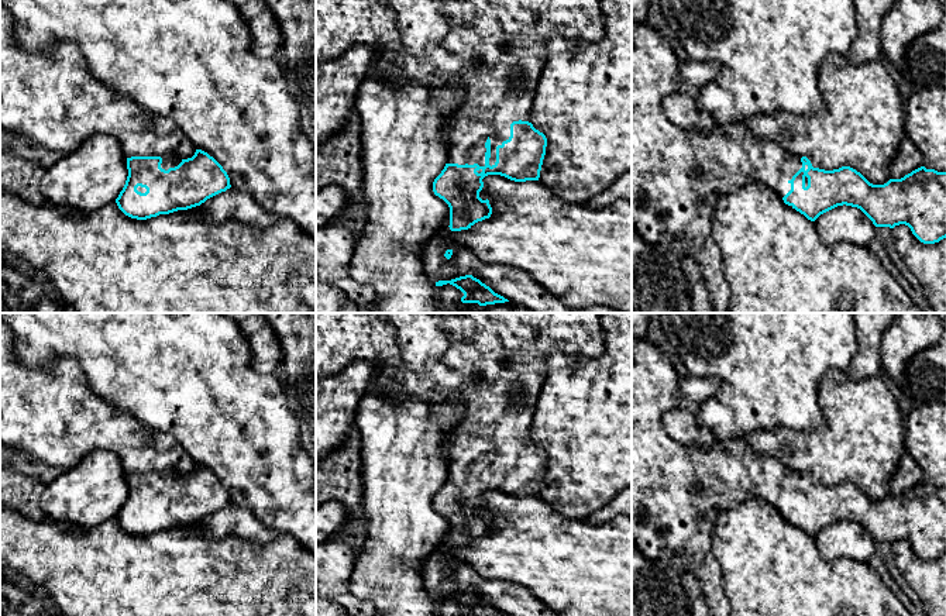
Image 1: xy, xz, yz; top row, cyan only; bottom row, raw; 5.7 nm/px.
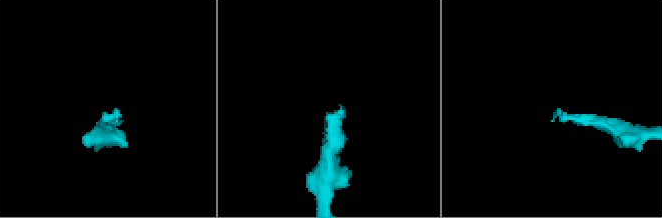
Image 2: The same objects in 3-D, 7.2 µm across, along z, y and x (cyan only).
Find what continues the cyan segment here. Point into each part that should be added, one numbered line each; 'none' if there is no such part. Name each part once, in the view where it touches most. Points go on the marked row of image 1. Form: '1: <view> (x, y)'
1: xz (502, 48)

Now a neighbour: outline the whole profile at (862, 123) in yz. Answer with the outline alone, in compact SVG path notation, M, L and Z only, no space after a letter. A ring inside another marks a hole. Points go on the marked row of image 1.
M828 55L821 63L823 109L813 116L785 111L761 114L743 121L758 138L771 140L795 155L806 156L813 168L833 171L850 166L870 183L891 179L891 162L905 135L905 109L899 90L883 59L852 65L846 55Z

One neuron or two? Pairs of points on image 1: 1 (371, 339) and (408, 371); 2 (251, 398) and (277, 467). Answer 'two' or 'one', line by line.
1: two
2: one

